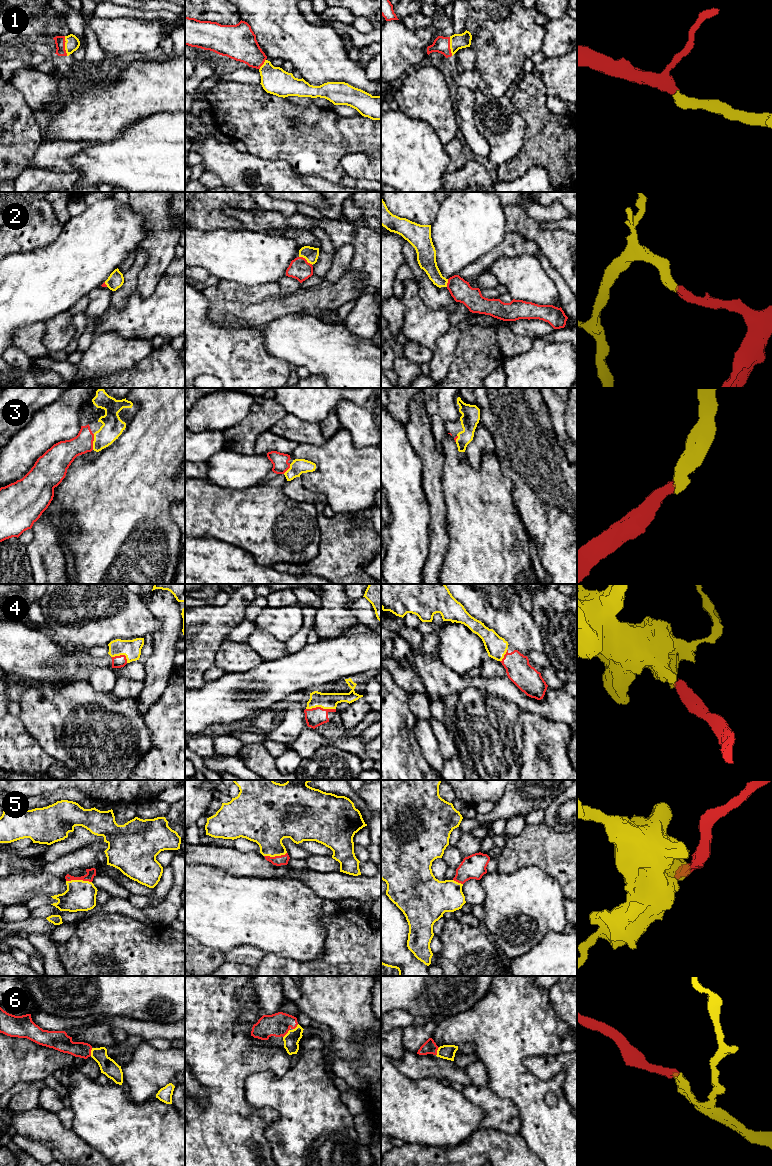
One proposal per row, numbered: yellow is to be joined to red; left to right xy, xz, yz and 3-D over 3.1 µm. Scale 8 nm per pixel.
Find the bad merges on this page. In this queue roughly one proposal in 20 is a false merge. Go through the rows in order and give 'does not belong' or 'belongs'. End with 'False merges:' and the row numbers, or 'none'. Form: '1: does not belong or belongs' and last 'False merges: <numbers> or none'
1: belongs
2: belongs
3: belongs
4: belongs
5: belongs
6: belongs
False merges: none

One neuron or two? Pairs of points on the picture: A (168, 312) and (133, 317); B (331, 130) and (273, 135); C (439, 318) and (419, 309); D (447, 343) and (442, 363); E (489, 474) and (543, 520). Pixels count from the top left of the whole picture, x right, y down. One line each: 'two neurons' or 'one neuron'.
A: one neuron
B: one neuron
C: one neuron
D: one neuron
E: two neurons

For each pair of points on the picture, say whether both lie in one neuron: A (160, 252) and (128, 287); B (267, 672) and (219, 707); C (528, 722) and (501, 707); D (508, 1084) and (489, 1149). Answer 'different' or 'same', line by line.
A: different
B: same
C: different
D: different

